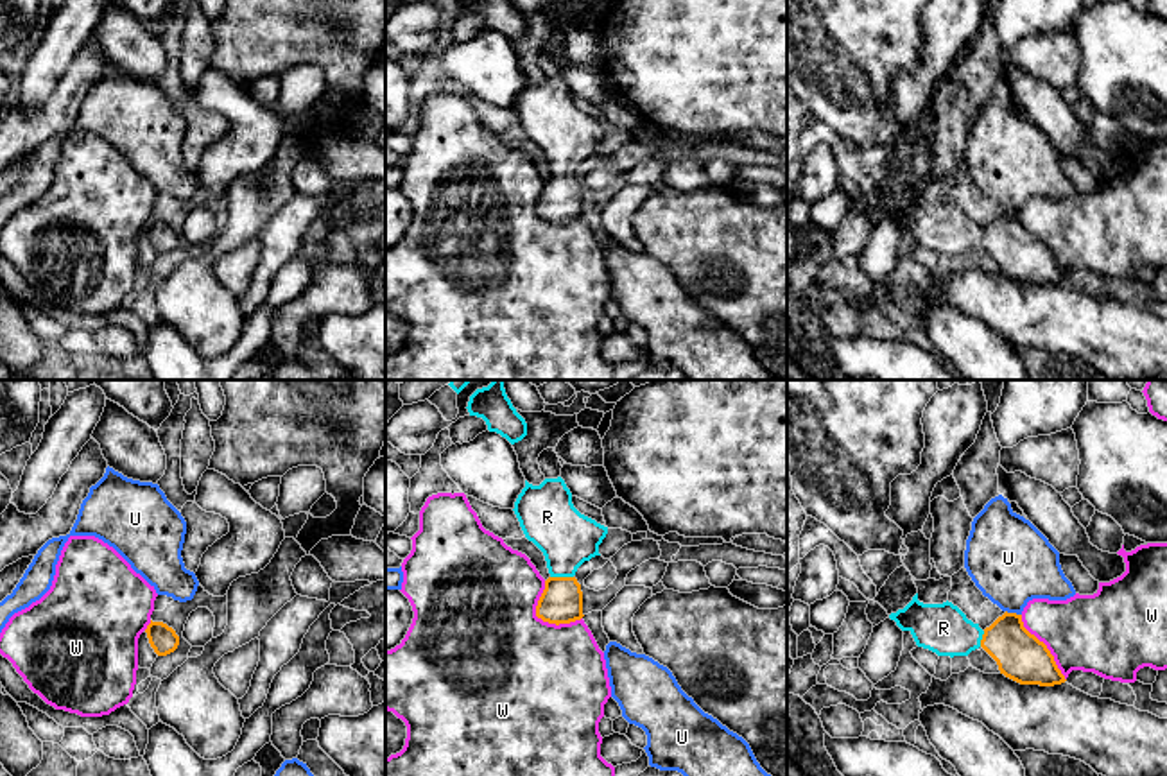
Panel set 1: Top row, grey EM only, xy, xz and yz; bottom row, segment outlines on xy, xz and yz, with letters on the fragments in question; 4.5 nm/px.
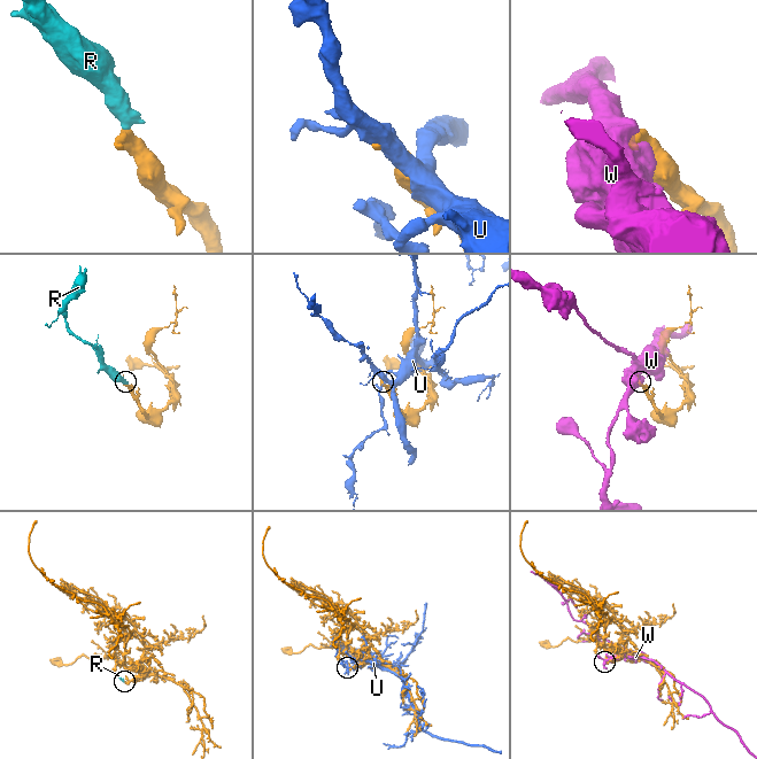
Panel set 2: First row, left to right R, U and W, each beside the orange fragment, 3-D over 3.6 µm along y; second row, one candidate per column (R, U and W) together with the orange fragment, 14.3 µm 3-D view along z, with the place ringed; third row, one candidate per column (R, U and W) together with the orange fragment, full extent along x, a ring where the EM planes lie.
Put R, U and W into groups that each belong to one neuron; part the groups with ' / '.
R / U / W

